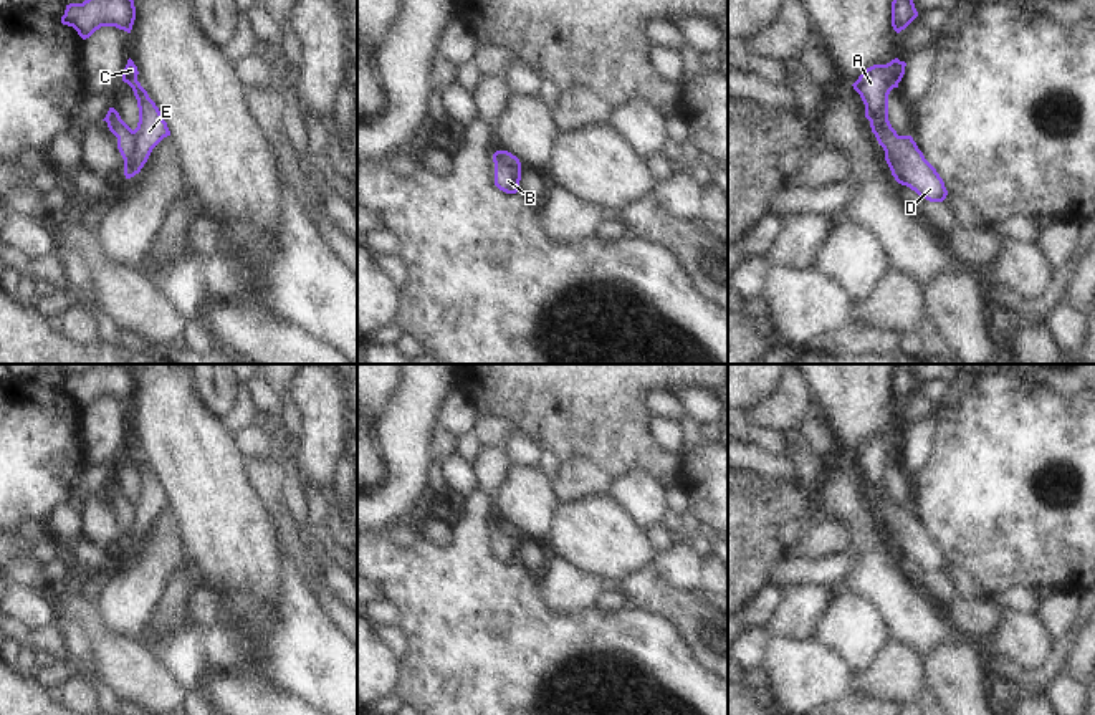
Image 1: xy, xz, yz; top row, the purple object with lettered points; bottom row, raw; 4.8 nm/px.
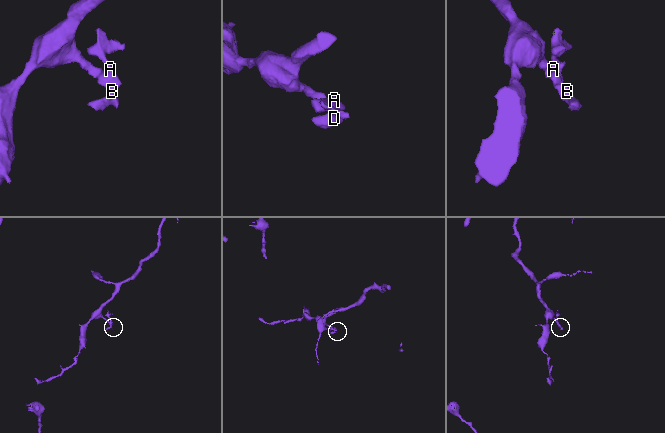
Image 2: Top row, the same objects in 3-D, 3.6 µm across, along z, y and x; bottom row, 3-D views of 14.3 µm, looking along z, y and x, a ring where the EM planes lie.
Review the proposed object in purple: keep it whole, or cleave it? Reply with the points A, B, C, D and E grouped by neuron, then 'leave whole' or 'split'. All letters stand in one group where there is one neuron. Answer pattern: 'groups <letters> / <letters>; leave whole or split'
groups A C E / B D; split

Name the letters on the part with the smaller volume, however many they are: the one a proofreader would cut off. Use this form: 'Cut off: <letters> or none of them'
Cut off: A, C, E

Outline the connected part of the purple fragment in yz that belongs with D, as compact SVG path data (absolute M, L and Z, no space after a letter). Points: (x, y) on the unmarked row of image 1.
M870 493L870 498L885 525L892 525L898 536L898 543L893 546L898 554L910 558L930 573L943 573L946 569L948 561L943 549L925 530L911 506L898 506L890 498L890 506L883 510L875 493Z

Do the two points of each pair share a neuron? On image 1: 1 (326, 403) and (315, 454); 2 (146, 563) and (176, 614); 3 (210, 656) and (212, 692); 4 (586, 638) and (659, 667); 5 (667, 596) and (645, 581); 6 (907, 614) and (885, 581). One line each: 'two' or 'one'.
1: one
2: two
3: two
4: one
5: one
6: one

